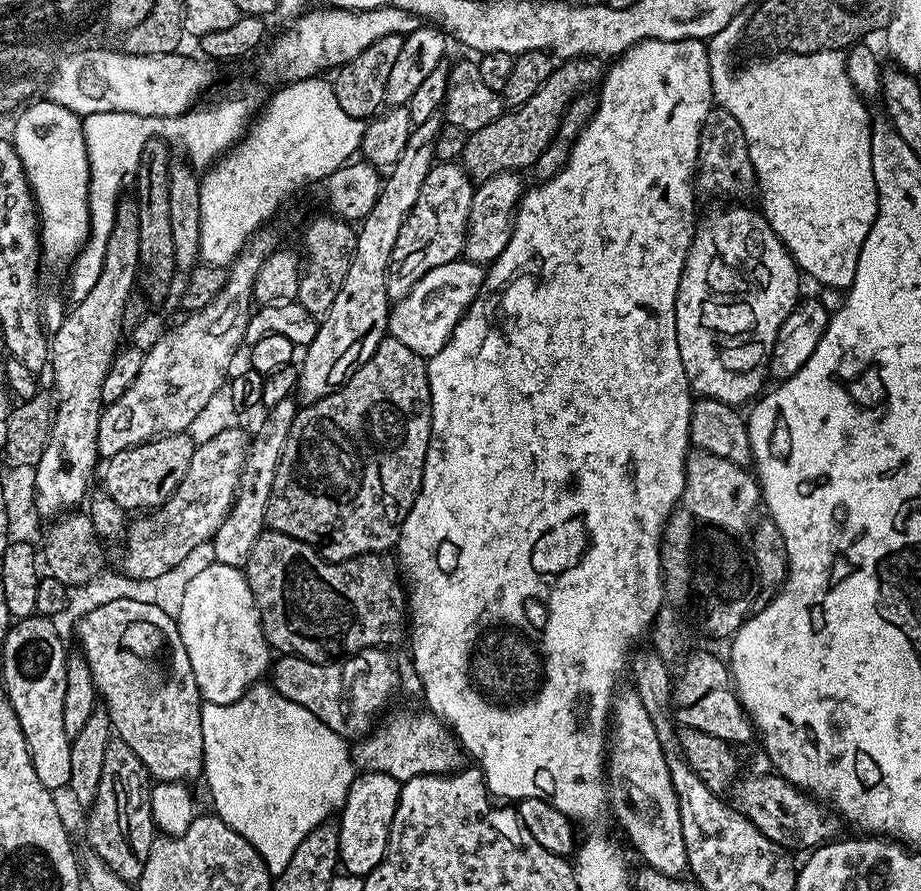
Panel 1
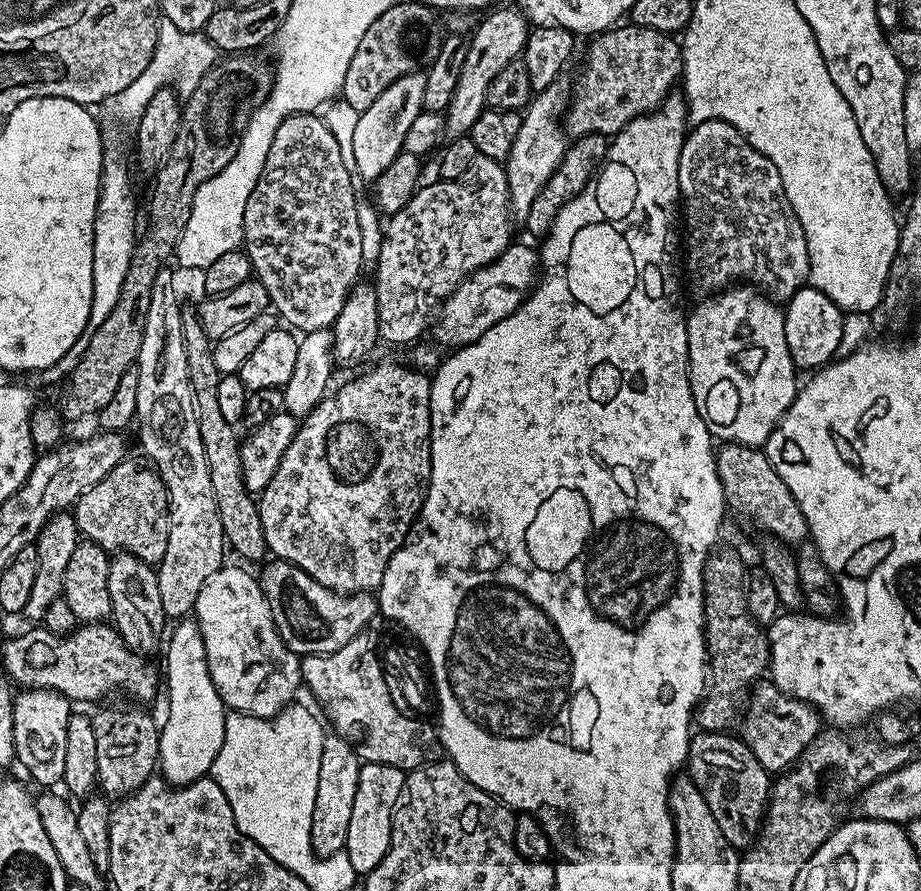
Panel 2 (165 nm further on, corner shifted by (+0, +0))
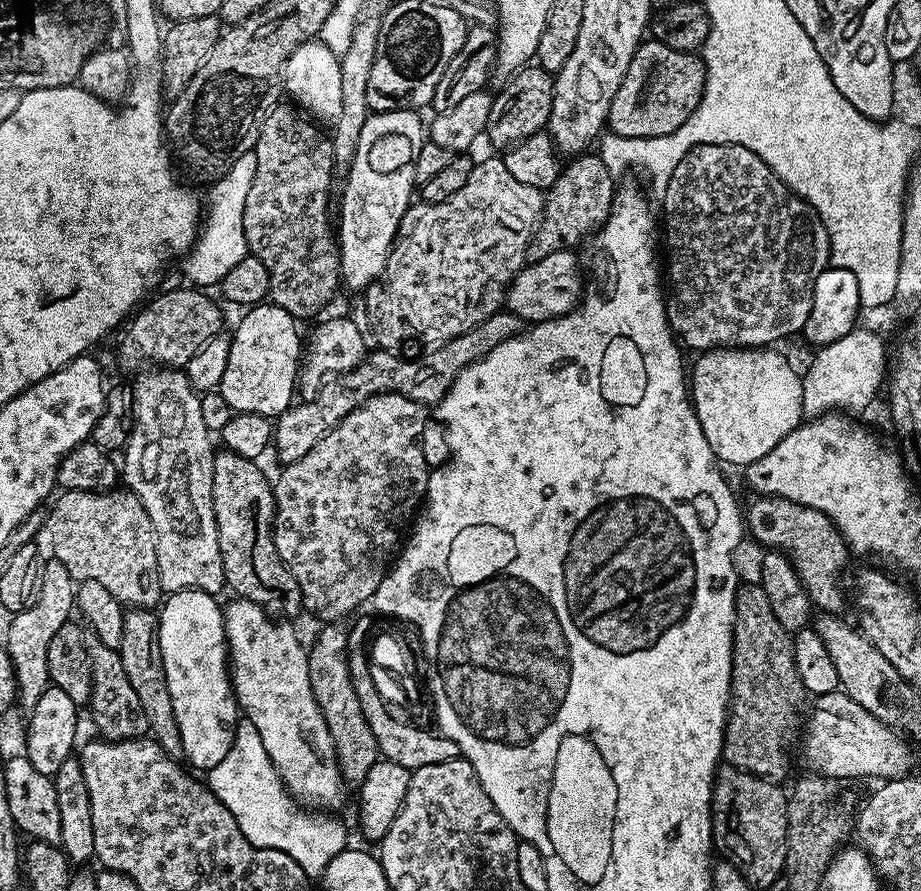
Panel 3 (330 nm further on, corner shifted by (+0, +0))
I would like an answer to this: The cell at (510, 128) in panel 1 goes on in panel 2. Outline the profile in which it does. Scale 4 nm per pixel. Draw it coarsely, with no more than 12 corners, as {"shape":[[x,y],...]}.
{"shape":[[601,32],[571,85],[567,135],[654,112],[684,70],[669,33]]}

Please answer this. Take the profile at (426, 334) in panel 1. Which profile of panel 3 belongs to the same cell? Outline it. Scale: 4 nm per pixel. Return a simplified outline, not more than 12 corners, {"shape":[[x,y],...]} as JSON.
{"shape":[[572,250],[525,263],[508,286],[522,322],[575,312],[584,288]]}

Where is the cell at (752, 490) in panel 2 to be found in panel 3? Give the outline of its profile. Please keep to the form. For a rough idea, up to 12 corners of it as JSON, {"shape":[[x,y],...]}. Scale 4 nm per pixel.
{"shape":[[781,496],[746,508],[751,539],[792,561],[821,613],[843,613],[838,525]]}

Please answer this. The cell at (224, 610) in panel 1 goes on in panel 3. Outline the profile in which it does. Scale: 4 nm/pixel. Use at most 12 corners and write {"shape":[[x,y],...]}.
{"shape":[[261,604],[224,608],[232,691],[289,796],[346,785],[305,645]]}

